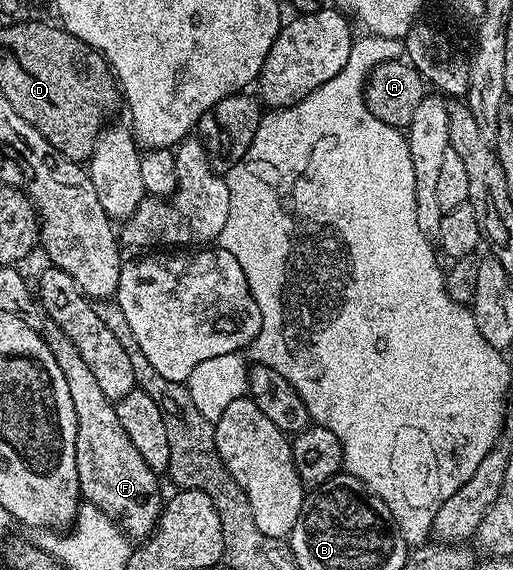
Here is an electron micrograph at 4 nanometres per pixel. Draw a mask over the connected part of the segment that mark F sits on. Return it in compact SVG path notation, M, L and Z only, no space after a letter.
M49 324L46 327L43 330L45 343L51 348L51 356L55 356L55 364L59 364L59 372L63 372L67 380L71 404L75 404L75 466L79 472L81 497L116 519L130 539L144 540L155 530L162 512L158 471L149 467L147 460L139 456L135 444L131 444L126 429L119 424L116 405L103 396L103 388L99 388L91 368L87 368L83 356L79 356L79 348L71 344L71 336L58 326Z

